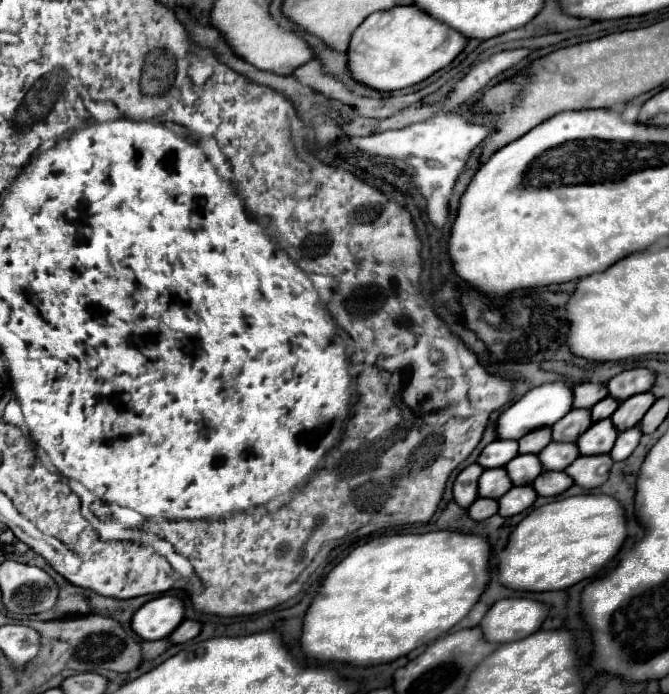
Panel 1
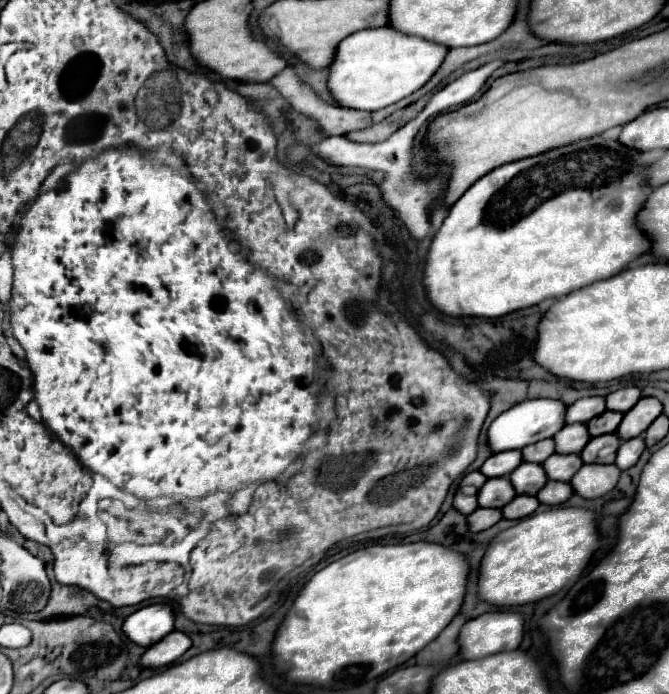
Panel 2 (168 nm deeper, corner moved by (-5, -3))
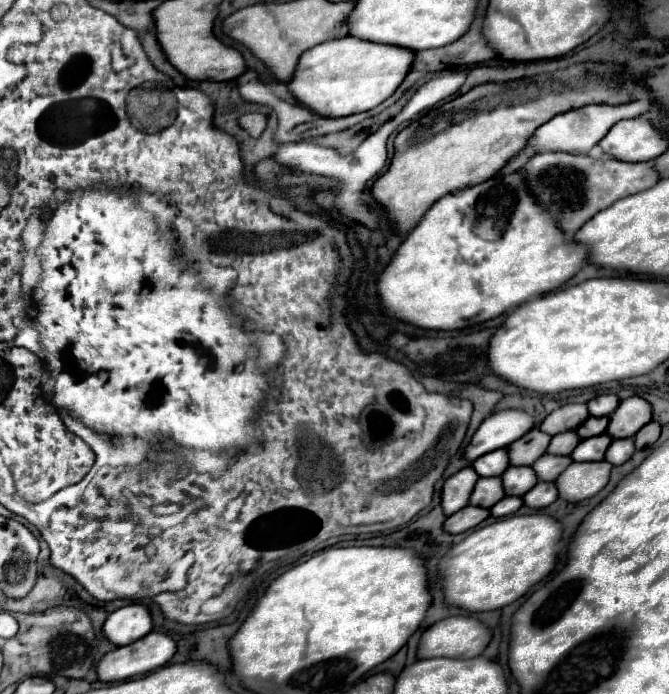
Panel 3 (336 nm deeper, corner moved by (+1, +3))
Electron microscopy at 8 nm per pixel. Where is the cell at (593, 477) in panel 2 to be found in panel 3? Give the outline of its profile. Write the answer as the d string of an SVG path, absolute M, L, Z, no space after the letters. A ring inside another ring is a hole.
M572 462L560 478L556 478L556 486L560 498L568 502L580 502L598 494L610 478L612 464L602 462Z

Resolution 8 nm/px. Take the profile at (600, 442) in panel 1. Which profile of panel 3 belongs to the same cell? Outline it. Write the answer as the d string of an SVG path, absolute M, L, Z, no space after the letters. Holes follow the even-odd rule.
M600 434L596 438L580 440L576 450L572 452L572 460L576 462L590 462L590 460L604 460L608 446L612 444L612 438L608 434Z

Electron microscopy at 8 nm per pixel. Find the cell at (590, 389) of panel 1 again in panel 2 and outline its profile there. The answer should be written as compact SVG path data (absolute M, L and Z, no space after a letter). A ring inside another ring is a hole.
M600 396L582 398L582 400L576 400L572 406L566 408L564 422L566 422L566 424L576 424L576 422L586 424L586 422L592 420L594 416L600 416L604 410L606 410L604 398L600 398Z

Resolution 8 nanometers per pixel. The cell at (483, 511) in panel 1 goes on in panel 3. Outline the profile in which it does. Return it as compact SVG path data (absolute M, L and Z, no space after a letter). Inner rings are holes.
M466 506L466 508L462 508L456 514L452 514L452 516L446 518L444 530L450 532L450 534L462 534L466 530L476 528L488 516L490 516L490 510L484 510L480 506Z

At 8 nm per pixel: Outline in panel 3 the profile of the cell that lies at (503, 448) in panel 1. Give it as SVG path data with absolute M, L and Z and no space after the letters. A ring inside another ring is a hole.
M500 448L496 452L488 452L472 462L472 468L476 468L478 476L500 476L508 466L510 466L510 462L508 462L506 448Z

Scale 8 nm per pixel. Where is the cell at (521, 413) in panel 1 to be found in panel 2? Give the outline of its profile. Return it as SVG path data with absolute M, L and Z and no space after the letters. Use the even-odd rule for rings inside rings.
M536 398L536 400L524 400L510 410L502 412L488 428L488 446L492 452L506 452L506 450L522 450L528 444L534 444L542 438L552 438L564 424L562 424L562 412L566 412L566 406L558 400L550 398Z

